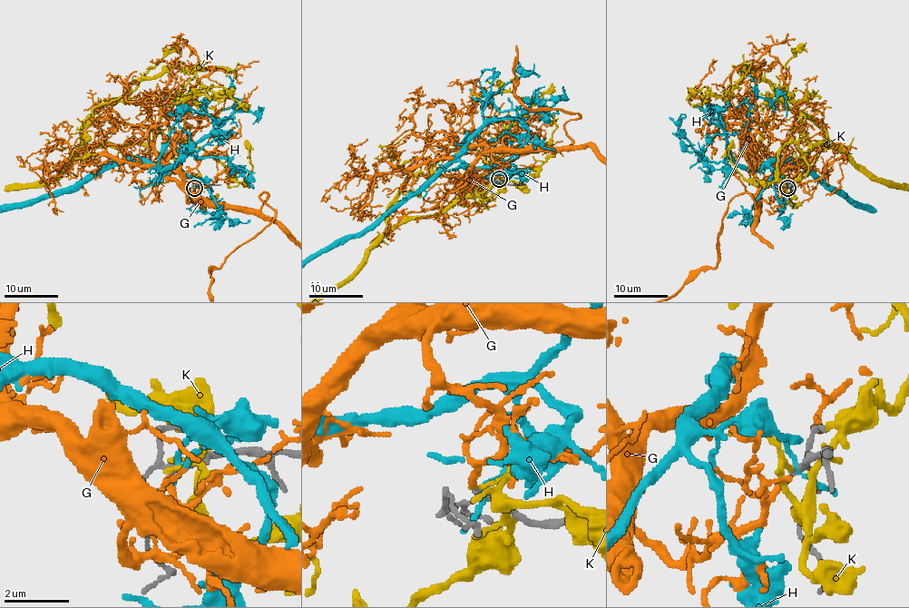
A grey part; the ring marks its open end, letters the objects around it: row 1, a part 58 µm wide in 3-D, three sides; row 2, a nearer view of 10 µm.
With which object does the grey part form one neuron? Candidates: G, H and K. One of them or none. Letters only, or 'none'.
G

